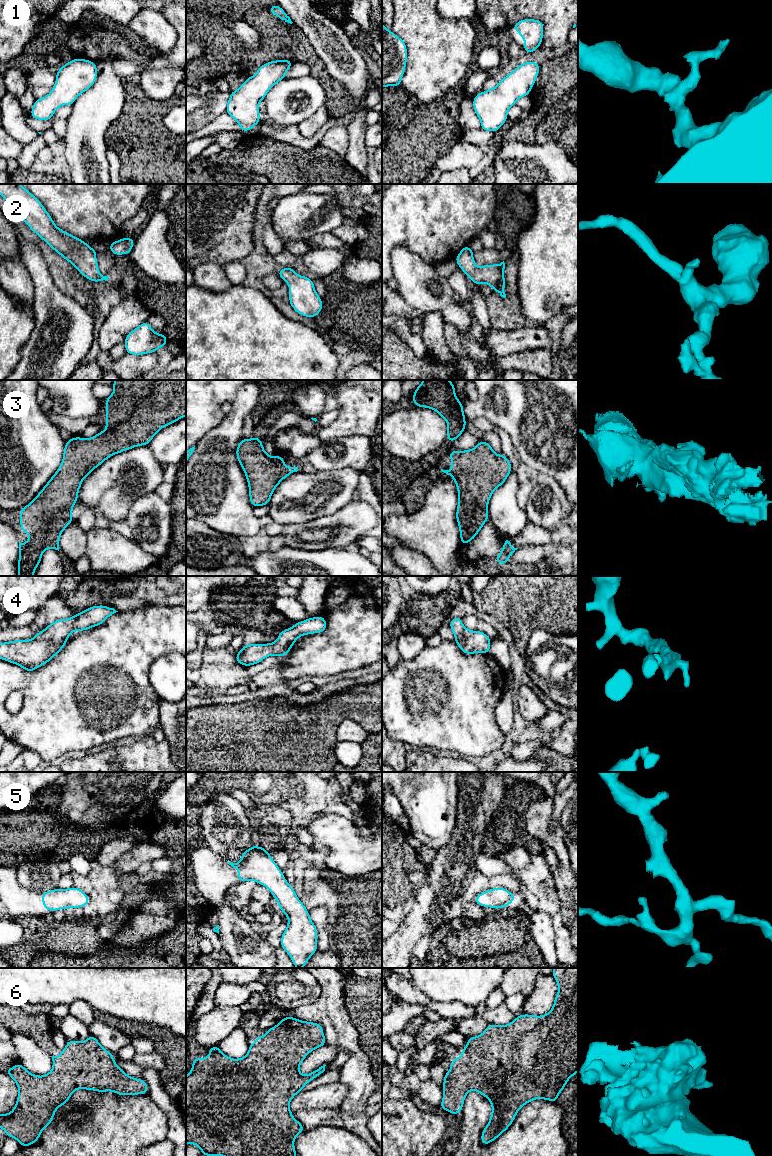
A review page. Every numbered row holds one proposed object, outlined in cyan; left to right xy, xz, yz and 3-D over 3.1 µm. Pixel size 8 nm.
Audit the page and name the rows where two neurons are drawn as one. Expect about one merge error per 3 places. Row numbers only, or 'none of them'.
none of them

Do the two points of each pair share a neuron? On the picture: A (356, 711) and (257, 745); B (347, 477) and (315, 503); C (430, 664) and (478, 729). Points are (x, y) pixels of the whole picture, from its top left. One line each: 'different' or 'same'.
A: same
B: same
C: same

